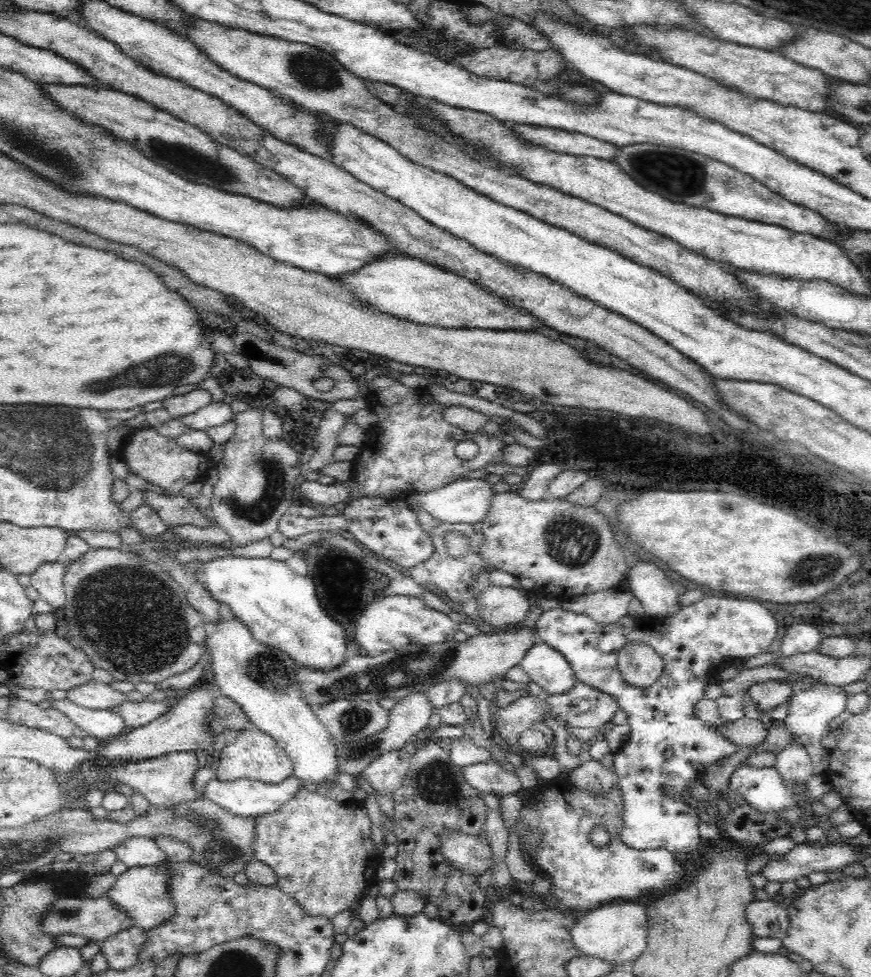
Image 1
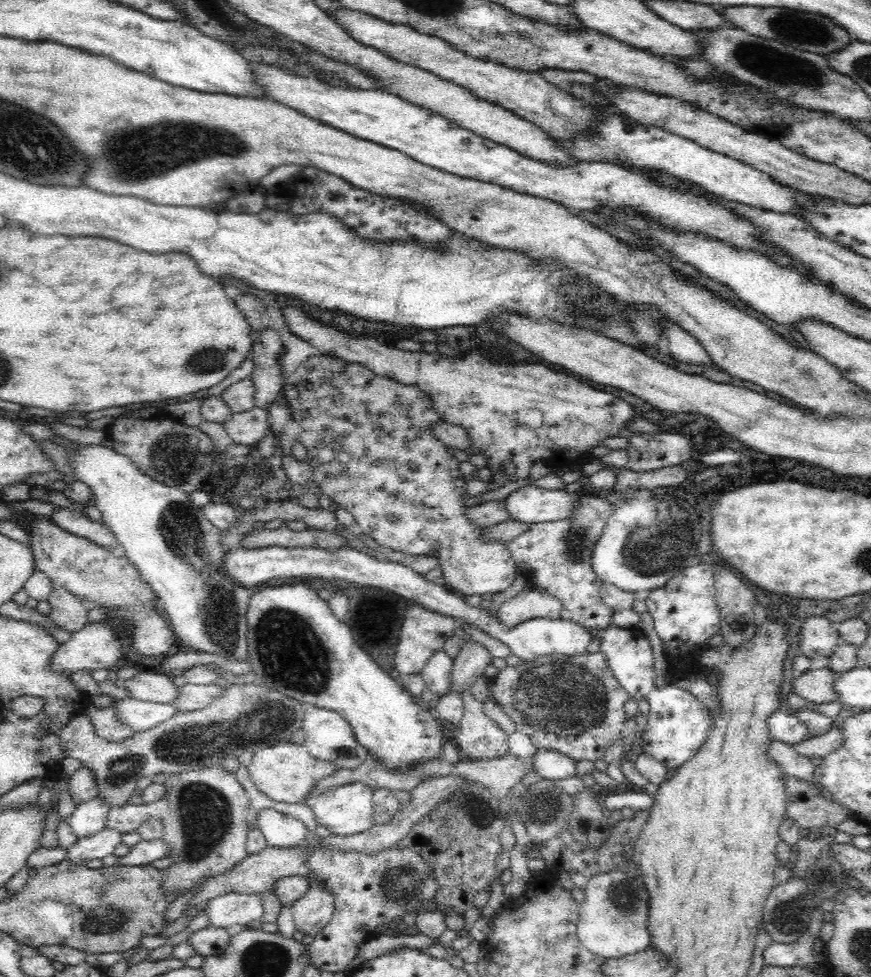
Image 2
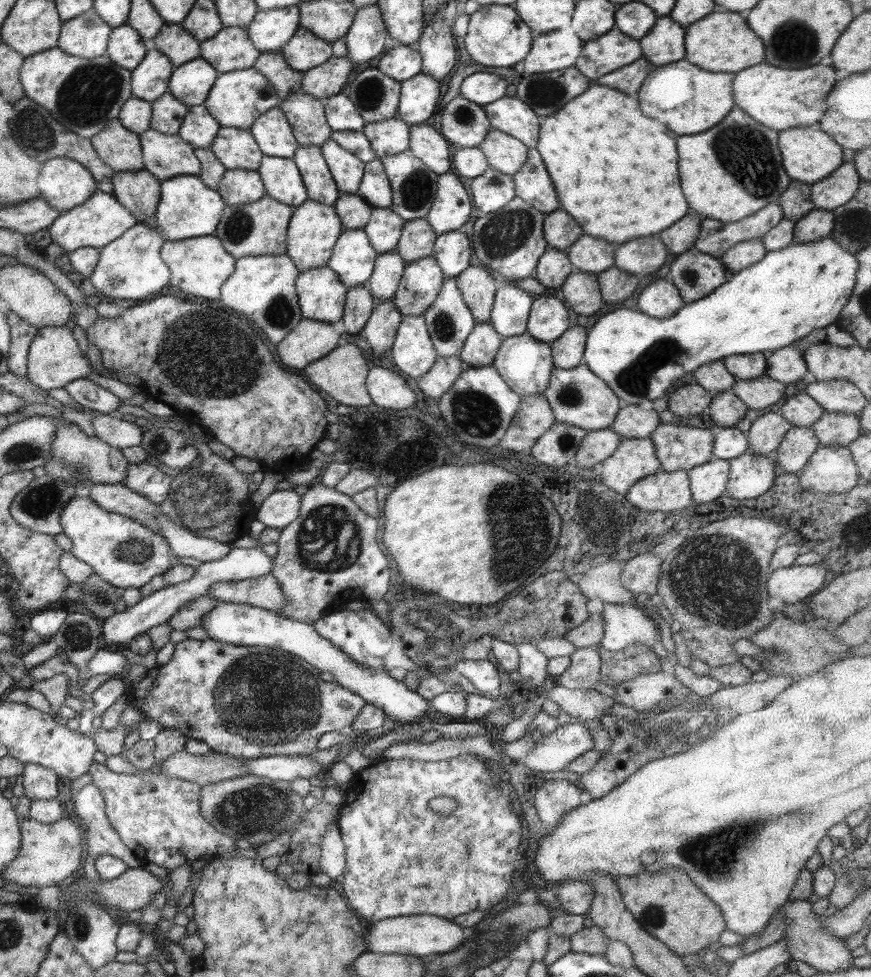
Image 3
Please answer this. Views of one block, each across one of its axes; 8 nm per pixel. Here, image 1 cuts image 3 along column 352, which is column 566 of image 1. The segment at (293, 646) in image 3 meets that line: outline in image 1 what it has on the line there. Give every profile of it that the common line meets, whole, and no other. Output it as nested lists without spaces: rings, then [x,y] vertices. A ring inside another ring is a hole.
[[[535,642],[519,665],[529,681],[542,687],[545,695],[564,694],[578,681],[562,654],[544,642]]]

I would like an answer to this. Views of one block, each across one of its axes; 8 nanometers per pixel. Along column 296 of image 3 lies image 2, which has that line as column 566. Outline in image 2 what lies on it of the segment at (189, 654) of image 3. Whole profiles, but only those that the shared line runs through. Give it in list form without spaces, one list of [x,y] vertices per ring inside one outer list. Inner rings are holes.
[[[600,651],[574,656],[553,654],[532,662],[524,661],[520,666],[507,666],[489,685],[491,698],[510,716],[518,732],[530,736],[537,750],[554,750],[575,761],[603,758],[619,739],[627,719],[624,703],[629,699],[629,694],[608,669],[608,663]]]

